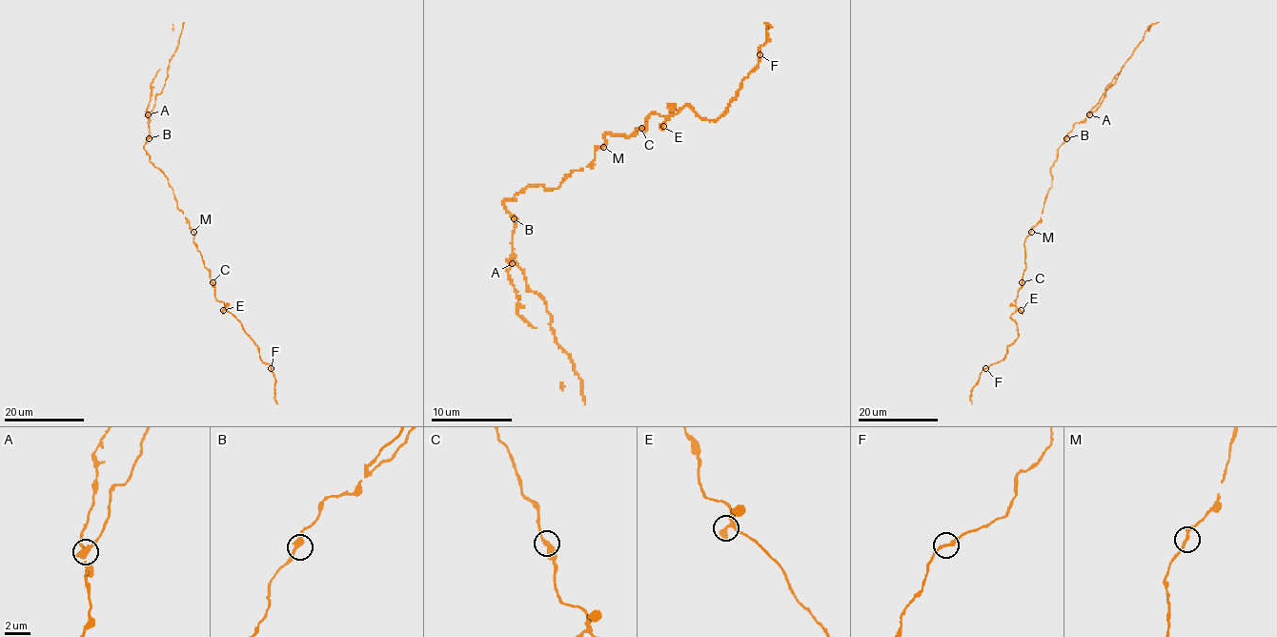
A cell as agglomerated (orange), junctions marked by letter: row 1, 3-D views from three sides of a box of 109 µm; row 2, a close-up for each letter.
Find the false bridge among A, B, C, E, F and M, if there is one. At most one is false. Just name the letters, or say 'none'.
A

